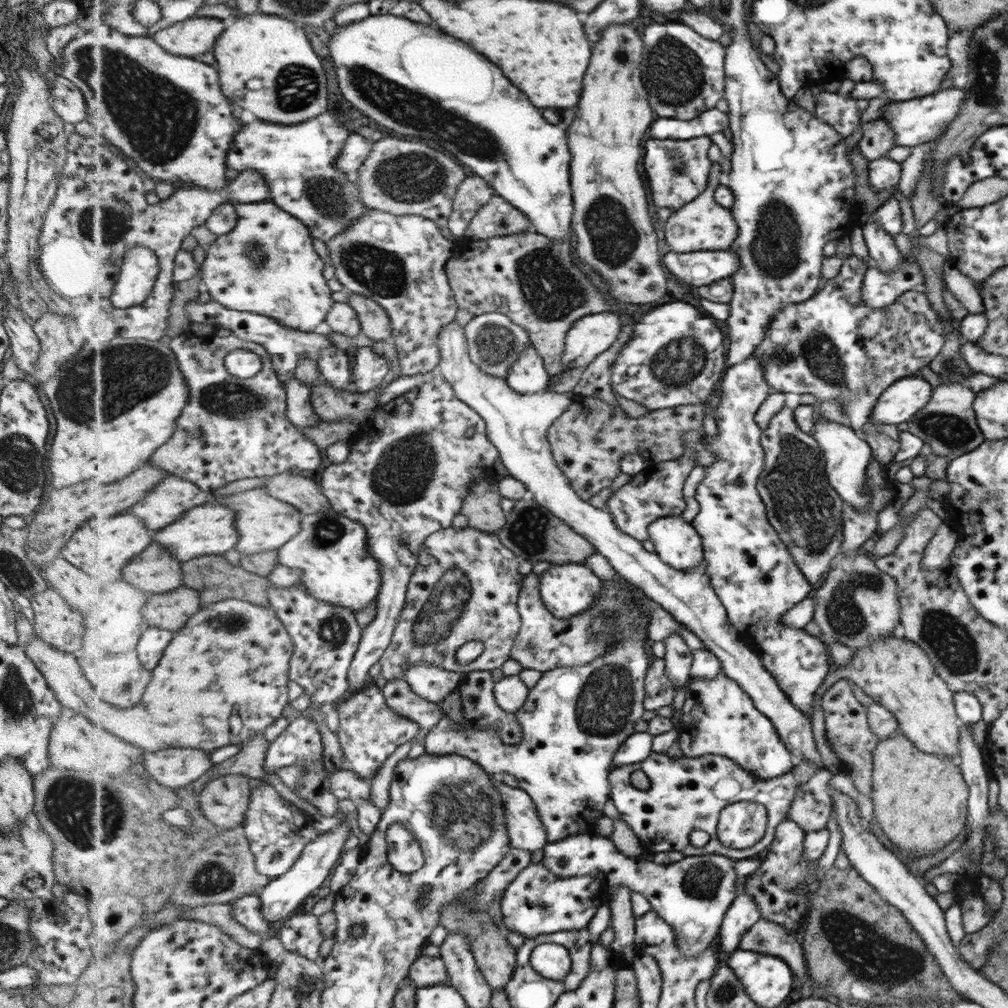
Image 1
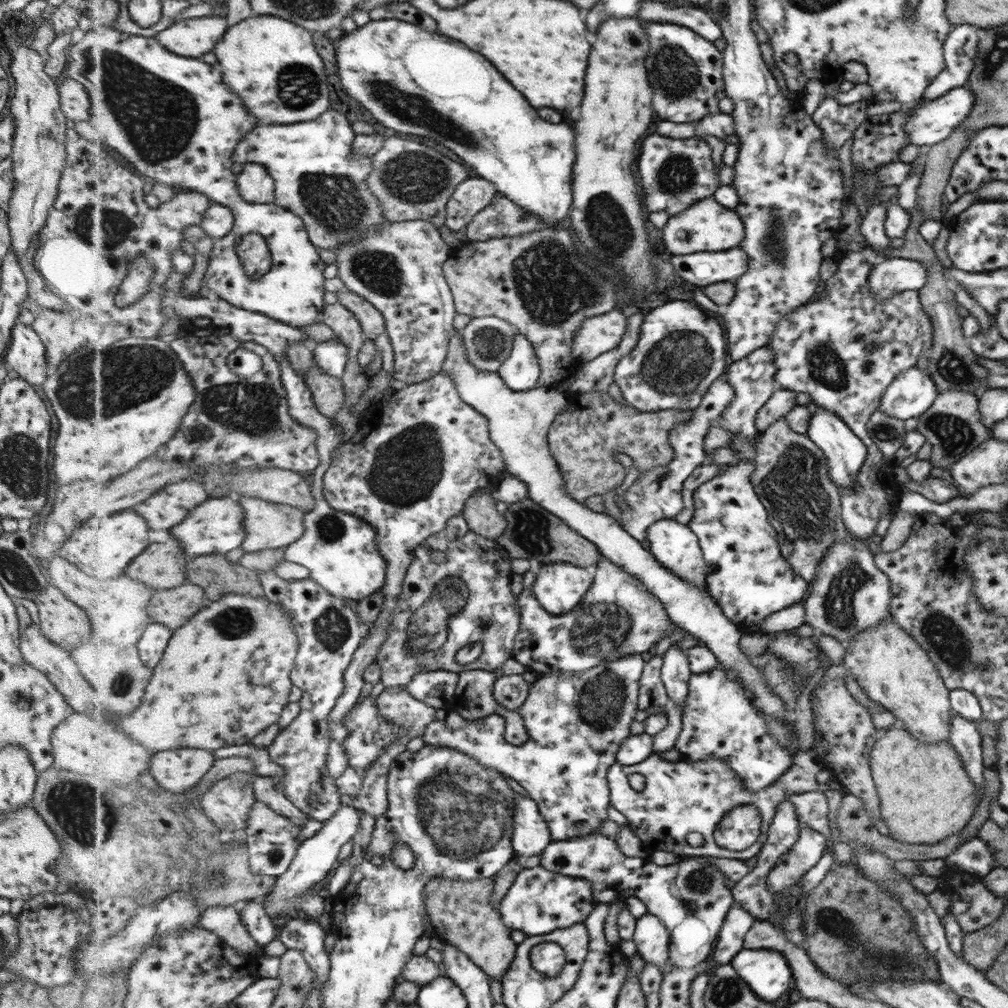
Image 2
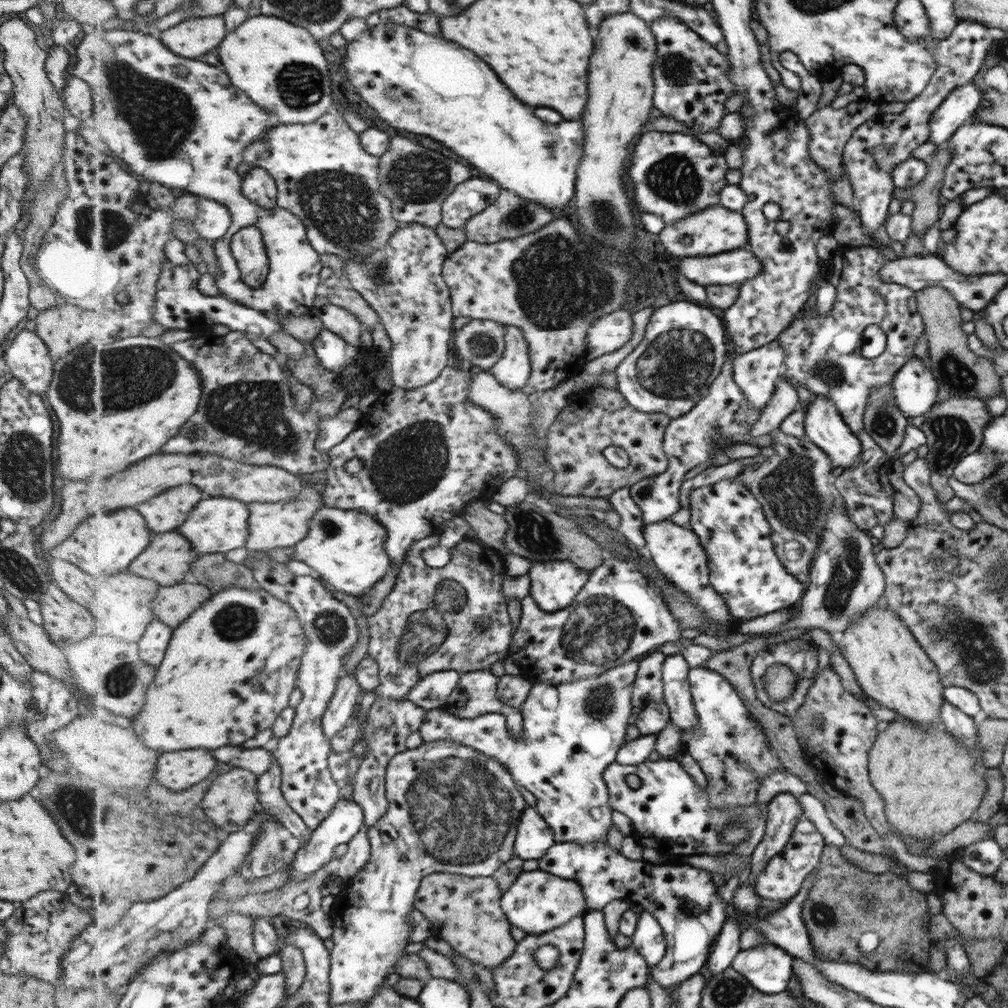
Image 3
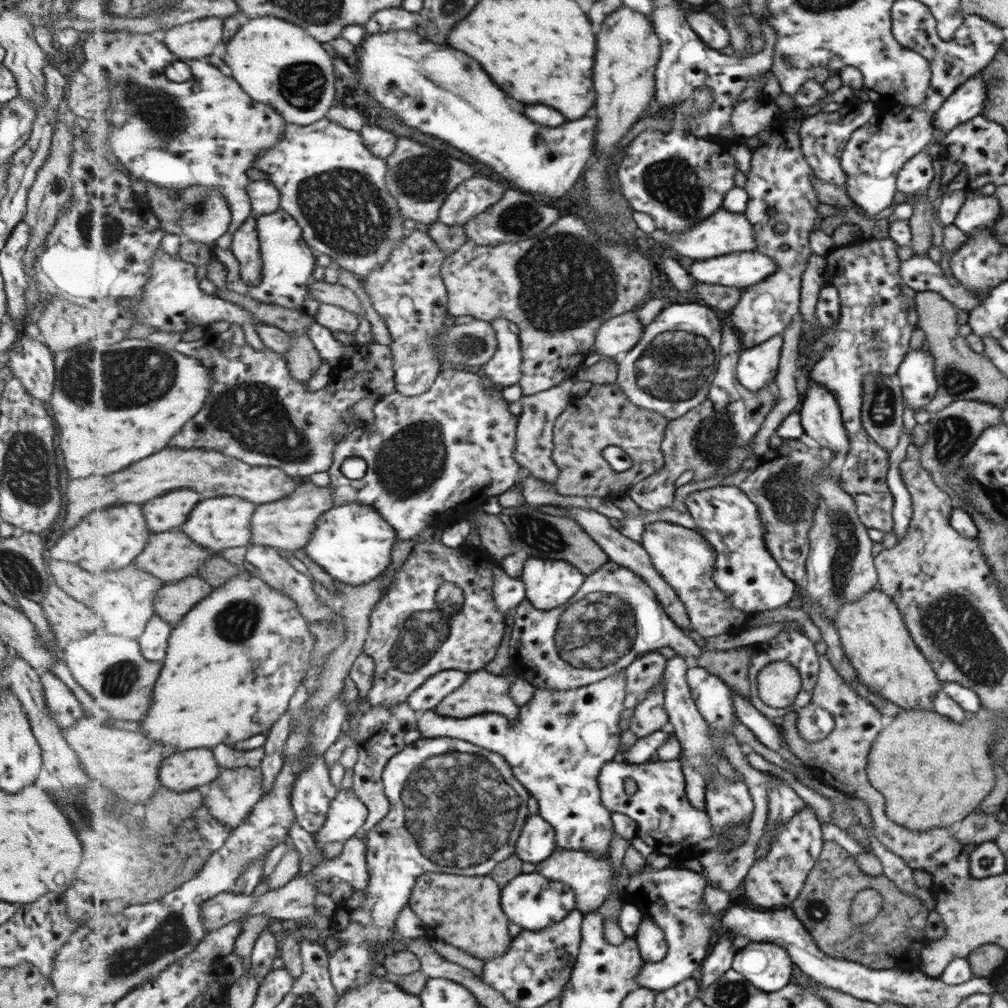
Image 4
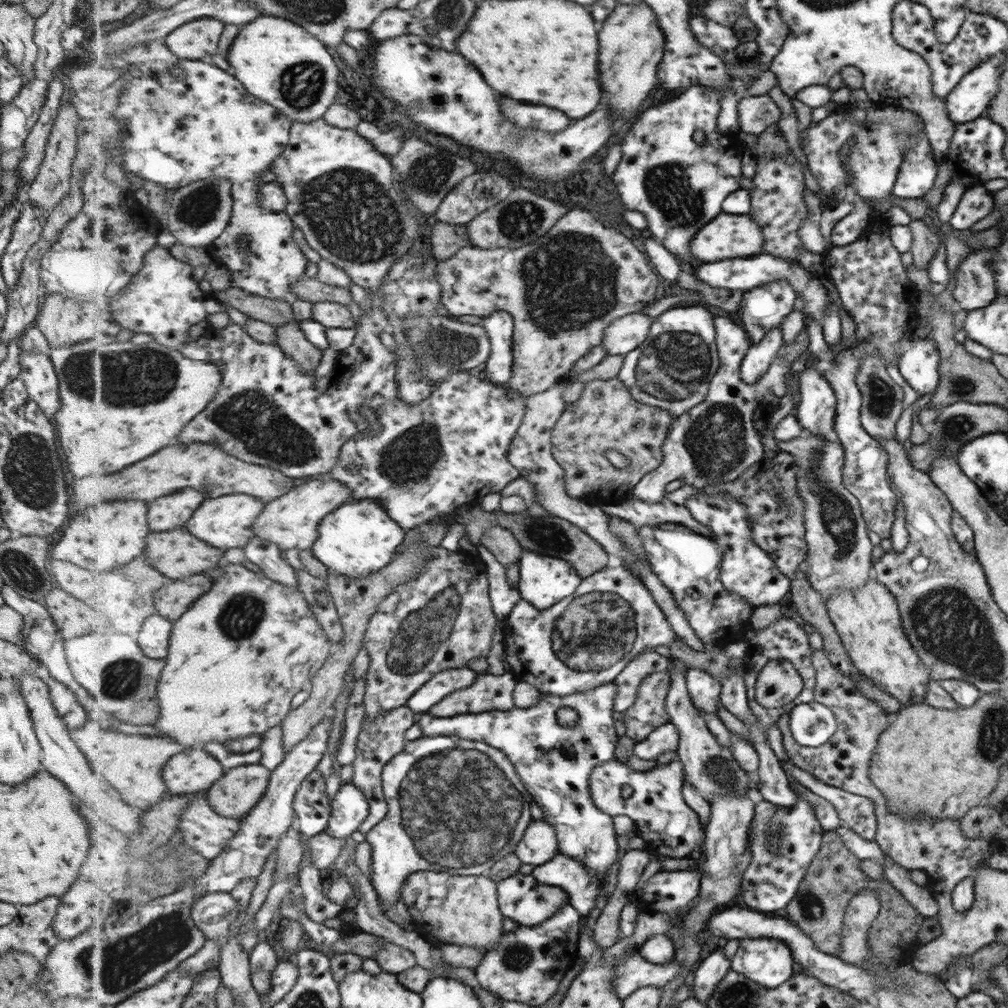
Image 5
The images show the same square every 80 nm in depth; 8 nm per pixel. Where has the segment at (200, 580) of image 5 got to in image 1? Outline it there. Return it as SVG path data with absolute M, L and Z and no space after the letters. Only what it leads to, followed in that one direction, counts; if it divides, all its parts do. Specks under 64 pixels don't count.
M185 585L165 594L154 594L145 606L148 626L158 626L176 632L188 624L189 619L204 607L197 590Z

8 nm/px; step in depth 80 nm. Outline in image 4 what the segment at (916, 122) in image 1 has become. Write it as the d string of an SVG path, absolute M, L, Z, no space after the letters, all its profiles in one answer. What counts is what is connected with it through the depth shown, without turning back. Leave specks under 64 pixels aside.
M977 73L959 85L934 113L933 127L945 136L946 132L957 125L982 115L987 103L986 84Z

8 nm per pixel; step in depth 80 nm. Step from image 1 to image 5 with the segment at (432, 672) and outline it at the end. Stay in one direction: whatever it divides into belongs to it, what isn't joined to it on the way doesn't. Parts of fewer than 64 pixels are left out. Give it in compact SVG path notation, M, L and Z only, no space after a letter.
M468 667L441 671L417 690L407 705L415 713L427 713L449 694L473 686L477 679L477 672Z

